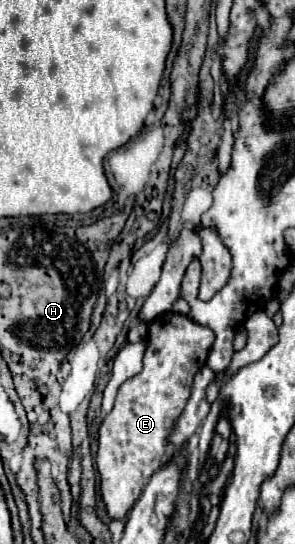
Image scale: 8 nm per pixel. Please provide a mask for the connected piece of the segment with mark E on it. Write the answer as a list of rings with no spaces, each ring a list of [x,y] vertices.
[[[167,312],[151,322],[143,370],[119,388],[115,406],[99,428],[95,464],[101,476],[101,496],[111,518],[123,518],[131,510],[151,474],[161,466],[167,438],[183,414],[193,376],[205,366],[213,342],[215,334],[185,314]]]

